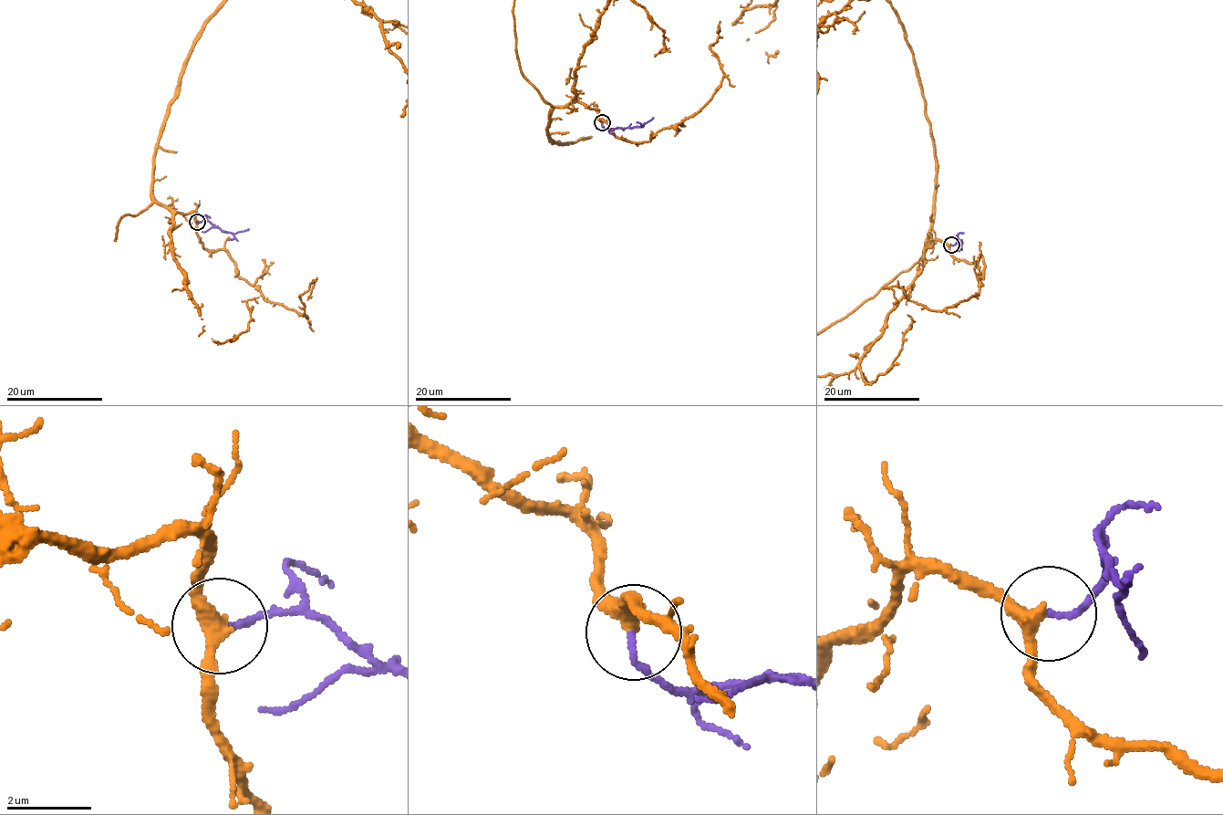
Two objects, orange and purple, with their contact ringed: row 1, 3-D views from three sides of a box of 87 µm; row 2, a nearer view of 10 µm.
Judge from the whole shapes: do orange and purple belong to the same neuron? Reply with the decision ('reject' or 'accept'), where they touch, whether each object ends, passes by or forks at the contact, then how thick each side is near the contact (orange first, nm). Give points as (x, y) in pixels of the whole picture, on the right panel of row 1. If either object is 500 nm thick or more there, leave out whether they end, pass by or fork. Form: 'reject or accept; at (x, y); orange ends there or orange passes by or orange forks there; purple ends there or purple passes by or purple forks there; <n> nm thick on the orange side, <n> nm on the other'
accept; at (951, 245); orange passes by; purple ends there; 320 nm thick on the orange side, 140 nm on the other

